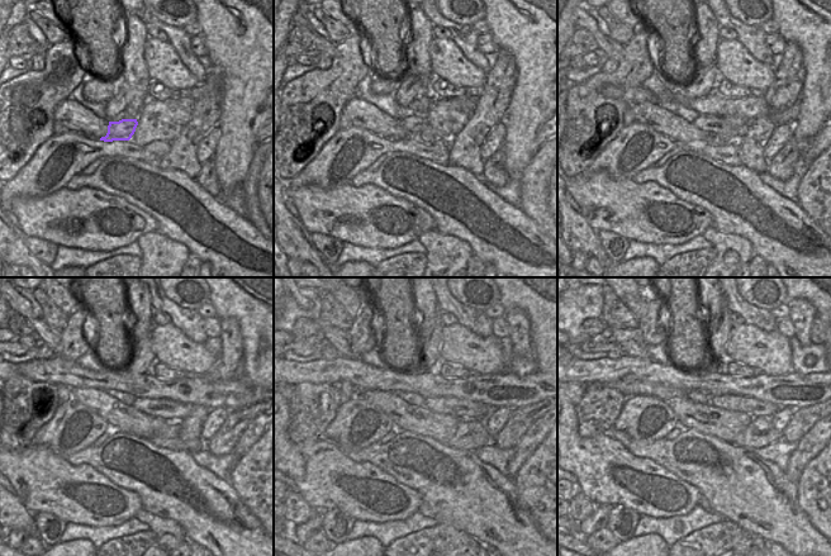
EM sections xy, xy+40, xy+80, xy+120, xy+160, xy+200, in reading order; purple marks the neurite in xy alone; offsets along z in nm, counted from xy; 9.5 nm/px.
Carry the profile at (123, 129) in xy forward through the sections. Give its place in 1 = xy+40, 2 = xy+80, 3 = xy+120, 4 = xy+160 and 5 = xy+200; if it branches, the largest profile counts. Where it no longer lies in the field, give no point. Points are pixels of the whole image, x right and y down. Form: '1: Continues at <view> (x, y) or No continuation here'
1: Continues at xy+40 (414, 124)
2: Continues at xy+80 (715, 124)
3: Continues at xy+120 (169, 409)
4: Continues at xy+160 (459, 408)
5: Continues at xy+200 (755, 408).

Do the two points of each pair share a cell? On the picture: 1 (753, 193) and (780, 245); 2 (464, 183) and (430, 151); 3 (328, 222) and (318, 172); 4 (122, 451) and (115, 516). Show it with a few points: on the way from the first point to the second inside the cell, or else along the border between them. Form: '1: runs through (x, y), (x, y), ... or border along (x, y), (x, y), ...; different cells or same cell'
1: runs through (753, 205), (779, 232); same cell
2: border along (416, 155), (447, 165); different cells
3: border along (348, 181), (329, 189), (302, 185), (293, 190); different cells
4: border along (94, 467), (115, 484), (133, 490), (142, 503); different cells

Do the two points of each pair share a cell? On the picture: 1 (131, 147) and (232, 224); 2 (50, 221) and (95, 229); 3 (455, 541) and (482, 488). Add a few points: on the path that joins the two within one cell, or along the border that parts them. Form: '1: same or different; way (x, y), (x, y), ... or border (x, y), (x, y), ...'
1: different; border (120, 156), (156, 164)
2: same; way (62, 218), (71, 218), (74, 215), (86, 217)
3: different; border (447, 522), (480, 542)

